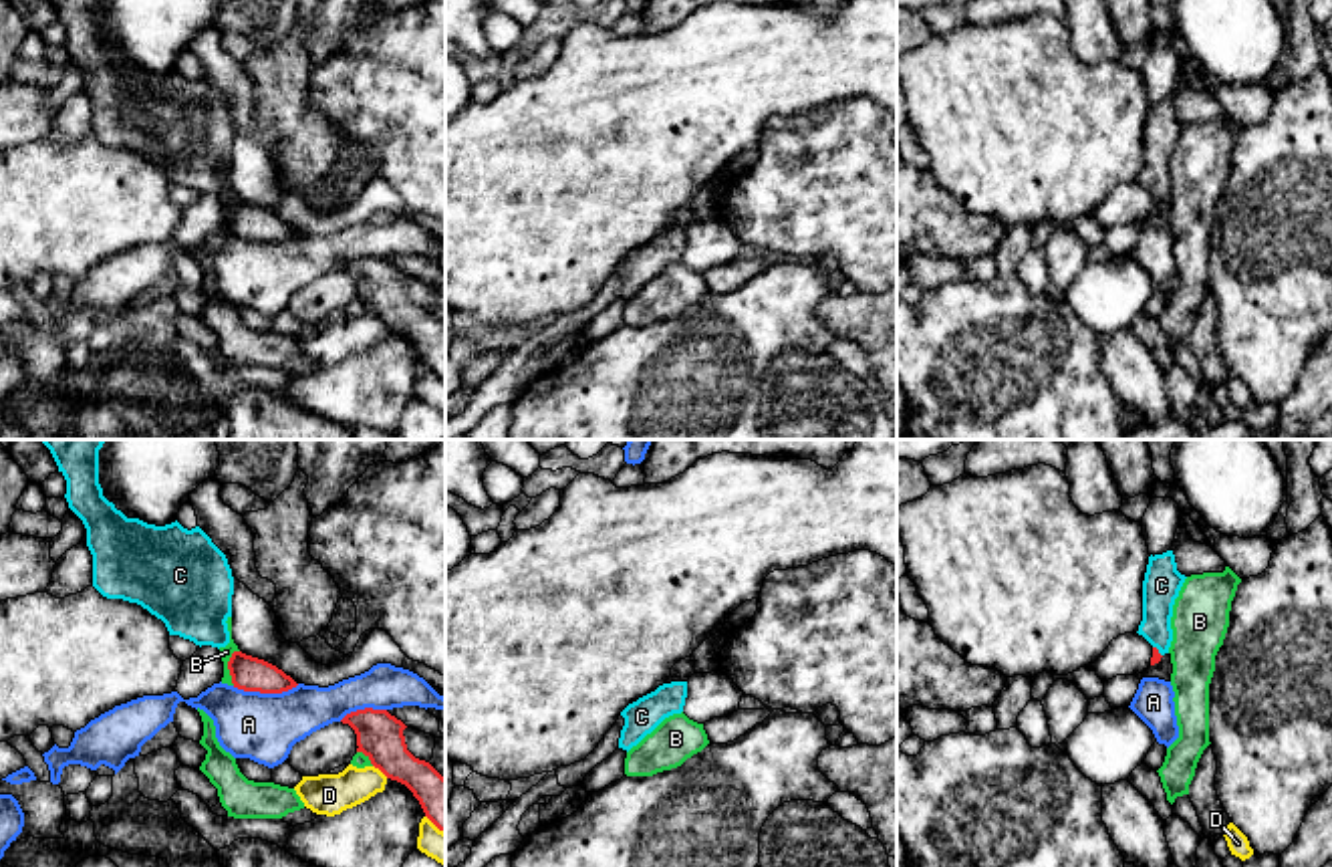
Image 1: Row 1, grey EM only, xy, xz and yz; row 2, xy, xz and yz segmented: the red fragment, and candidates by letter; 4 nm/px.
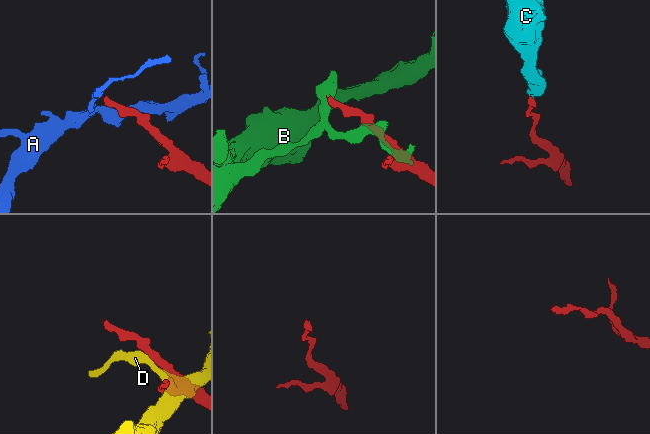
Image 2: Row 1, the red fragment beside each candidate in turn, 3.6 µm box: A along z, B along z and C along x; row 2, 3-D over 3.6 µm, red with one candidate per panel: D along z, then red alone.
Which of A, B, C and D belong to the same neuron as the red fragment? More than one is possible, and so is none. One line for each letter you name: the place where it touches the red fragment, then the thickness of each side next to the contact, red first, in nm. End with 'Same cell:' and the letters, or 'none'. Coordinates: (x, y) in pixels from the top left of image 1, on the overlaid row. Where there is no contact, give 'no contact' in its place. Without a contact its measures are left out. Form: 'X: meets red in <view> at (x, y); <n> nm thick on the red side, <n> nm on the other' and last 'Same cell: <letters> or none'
C: meets red in yz at (1157, 652); 40 nm thick on the red side, 140 nm on the other
Same cell: C

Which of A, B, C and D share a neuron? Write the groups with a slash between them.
A / B / C / D

